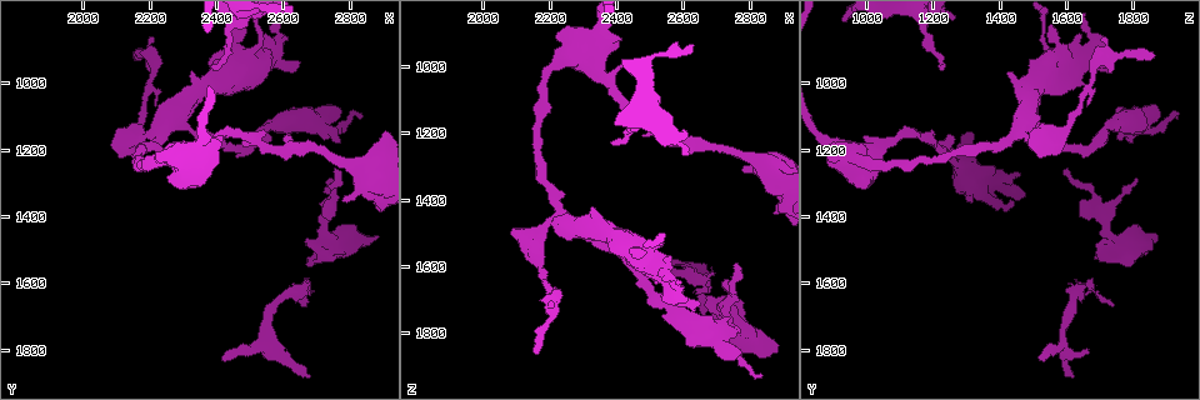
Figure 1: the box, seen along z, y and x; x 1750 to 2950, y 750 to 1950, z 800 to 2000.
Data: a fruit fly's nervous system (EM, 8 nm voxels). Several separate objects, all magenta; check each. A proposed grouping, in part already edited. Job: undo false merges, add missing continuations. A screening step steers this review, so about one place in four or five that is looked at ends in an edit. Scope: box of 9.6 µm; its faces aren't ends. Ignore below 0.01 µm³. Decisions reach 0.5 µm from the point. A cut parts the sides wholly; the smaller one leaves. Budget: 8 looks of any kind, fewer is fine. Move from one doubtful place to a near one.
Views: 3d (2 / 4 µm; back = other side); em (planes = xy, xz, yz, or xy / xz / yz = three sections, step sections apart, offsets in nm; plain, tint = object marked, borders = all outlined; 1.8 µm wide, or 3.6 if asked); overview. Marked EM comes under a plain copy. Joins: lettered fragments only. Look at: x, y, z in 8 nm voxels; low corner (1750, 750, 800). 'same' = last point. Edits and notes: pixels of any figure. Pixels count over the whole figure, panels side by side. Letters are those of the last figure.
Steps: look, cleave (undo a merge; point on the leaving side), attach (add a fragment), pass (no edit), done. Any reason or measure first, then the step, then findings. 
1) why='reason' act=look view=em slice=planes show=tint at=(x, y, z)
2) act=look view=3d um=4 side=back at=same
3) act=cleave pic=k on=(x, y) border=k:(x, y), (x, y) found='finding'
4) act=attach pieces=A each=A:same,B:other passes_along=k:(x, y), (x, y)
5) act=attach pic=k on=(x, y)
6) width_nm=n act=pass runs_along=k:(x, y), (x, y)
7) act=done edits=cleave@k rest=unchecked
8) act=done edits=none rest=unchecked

why='an open end' act=look view=em slice=planes show=borders at=(2380, 950, 1230)

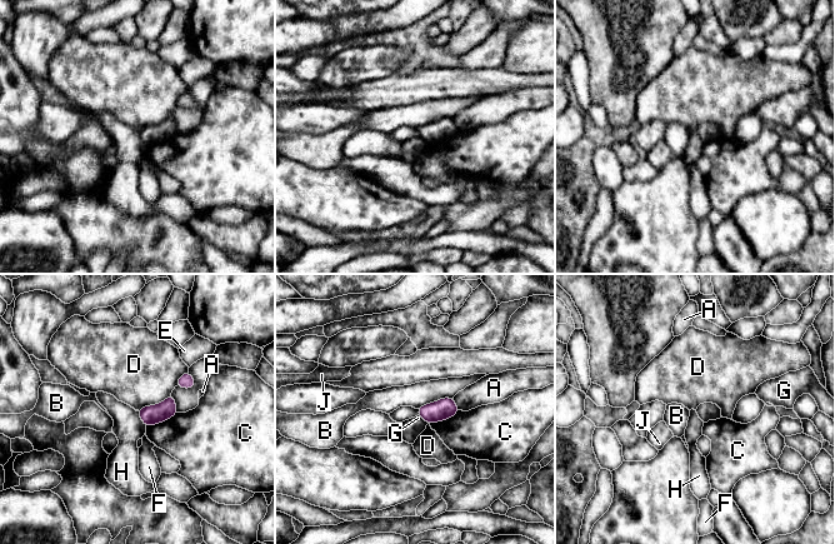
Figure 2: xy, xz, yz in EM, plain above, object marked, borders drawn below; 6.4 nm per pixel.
longest_contact=B:260nm act=pass each=A:other,B:other,C:other,D:other,E:other,F:other,G:other,H:other,J:other border=2:(136, 412), (145, 427) found='none of them fits'

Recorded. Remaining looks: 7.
why='branch stops here' act=look view=em slice=planes show=borders at=(2080, 1190, 1490)

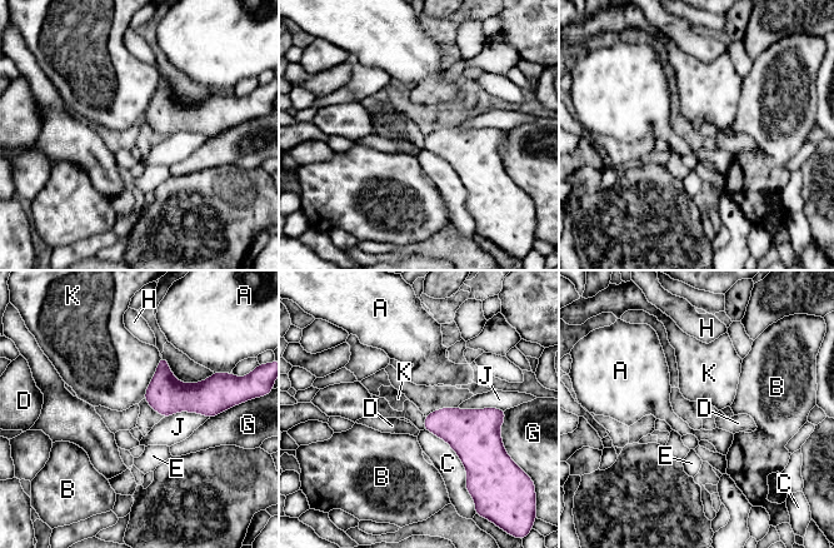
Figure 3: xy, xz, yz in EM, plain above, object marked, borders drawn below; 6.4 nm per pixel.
longest_contact=C:460nm act=pass each=A:other,B:other,C:other,D:other,E:other,G:other,H:other,J:other,K:other border=3:(160, 357), (158, 368), (143, 398) found='no lettered fragment goes on from it'

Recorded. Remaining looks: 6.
why='thin end' act=look view=em slice=xy step=4 show=tint at=(2760, 1250, 1600)

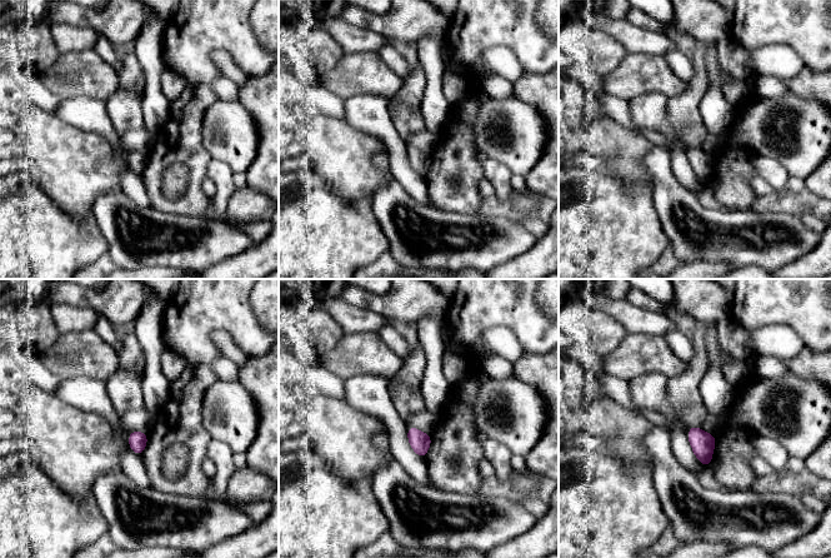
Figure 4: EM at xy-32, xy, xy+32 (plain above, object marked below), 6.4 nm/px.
why='cut it another way' act=look view=em slice=planes show=borders at=same

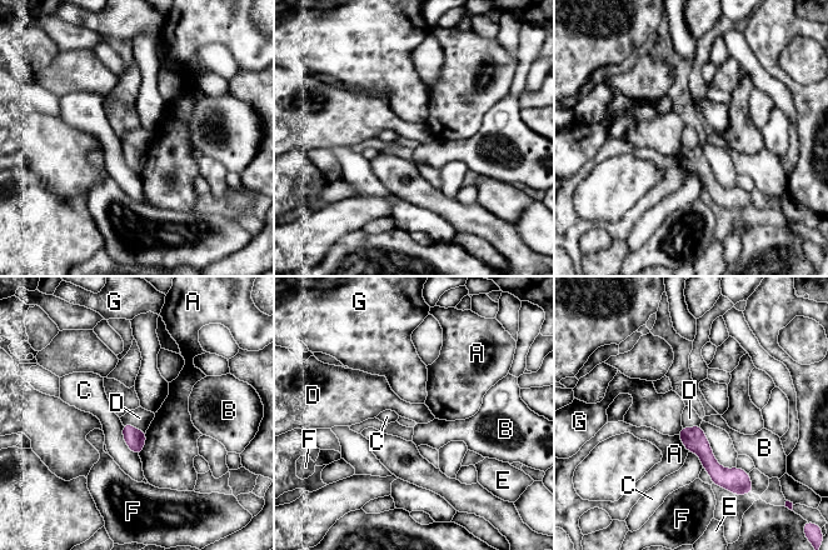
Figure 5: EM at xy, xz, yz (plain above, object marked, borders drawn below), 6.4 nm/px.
longest_contact=C:220nm act=pass each=A:other,B:other,C:other,D:other,E:other,F:other,G:other found='none of them fits'

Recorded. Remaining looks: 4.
act=done edits=none rest=unchecked

